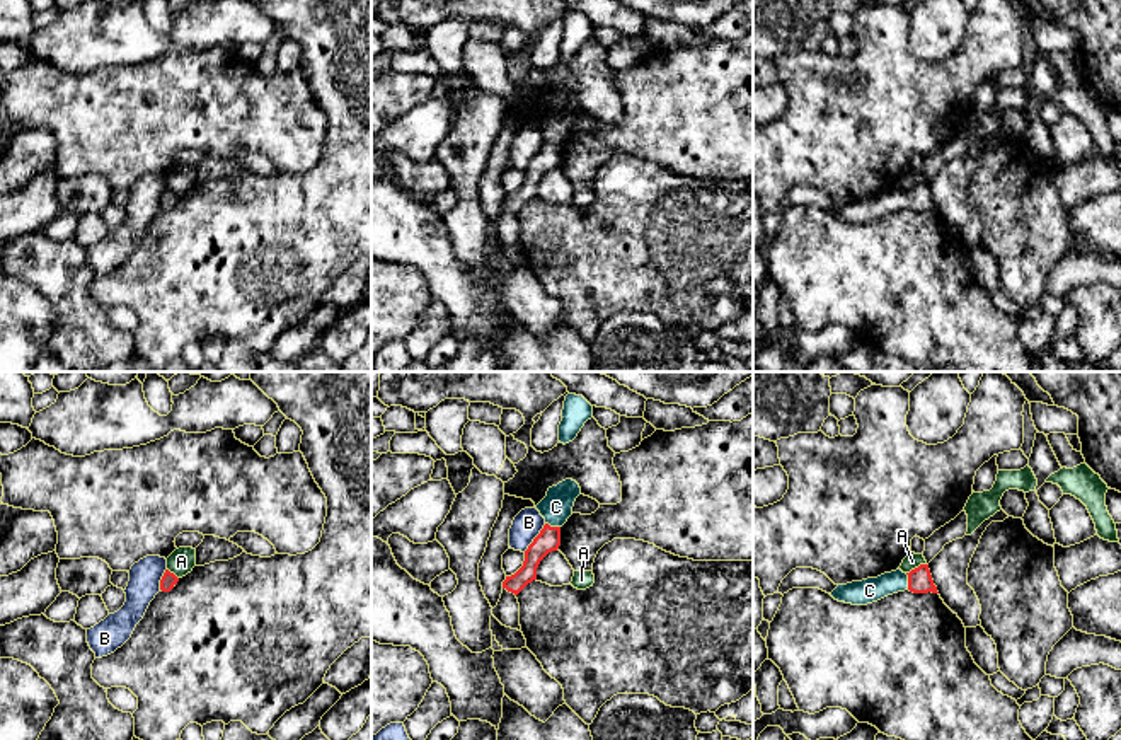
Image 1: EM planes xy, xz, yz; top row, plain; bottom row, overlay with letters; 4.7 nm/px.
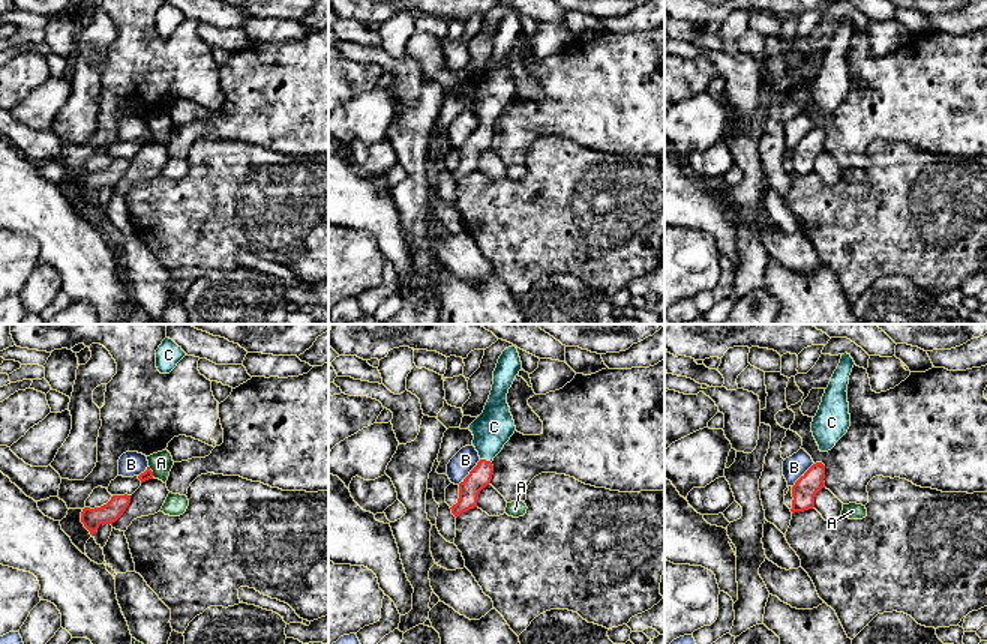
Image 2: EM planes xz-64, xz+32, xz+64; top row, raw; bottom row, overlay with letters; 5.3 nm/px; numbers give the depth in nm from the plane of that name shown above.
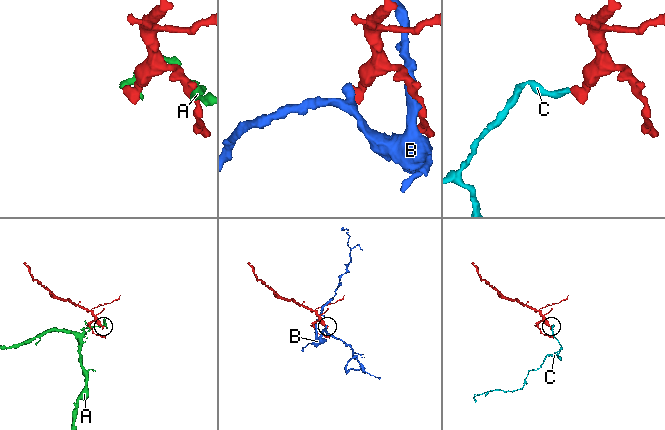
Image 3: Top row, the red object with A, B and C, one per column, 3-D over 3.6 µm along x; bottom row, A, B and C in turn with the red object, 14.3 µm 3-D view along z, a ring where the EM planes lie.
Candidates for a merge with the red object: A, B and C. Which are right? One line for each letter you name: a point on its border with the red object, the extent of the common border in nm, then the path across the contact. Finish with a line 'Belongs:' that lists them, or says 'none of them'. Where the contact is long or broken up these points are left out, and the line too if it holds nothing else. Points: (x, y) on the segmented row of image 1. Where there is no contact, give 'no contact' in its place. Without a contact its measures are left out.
C: meets red in yz at (908, 582); contact 80 nm long; runs through yz (920, 580), (908, 582), (891, 582), (869, 590)
Belongs: C

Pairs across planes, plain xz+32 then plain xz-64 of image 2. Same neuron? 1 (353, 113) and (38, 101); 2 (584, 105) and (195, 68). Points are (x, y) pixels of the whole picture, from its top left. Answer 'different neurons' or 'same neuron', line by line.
1: same neuron
2: different neurons

